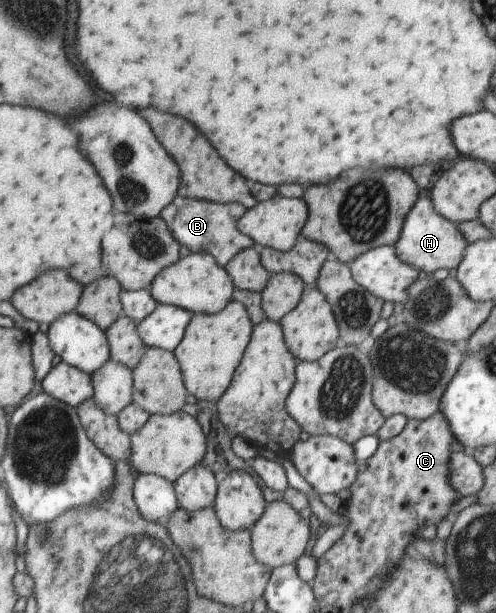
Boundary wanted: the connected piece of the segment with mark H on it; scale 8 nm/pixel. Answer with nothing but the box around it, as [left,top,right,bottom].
[393,194,468,275]

